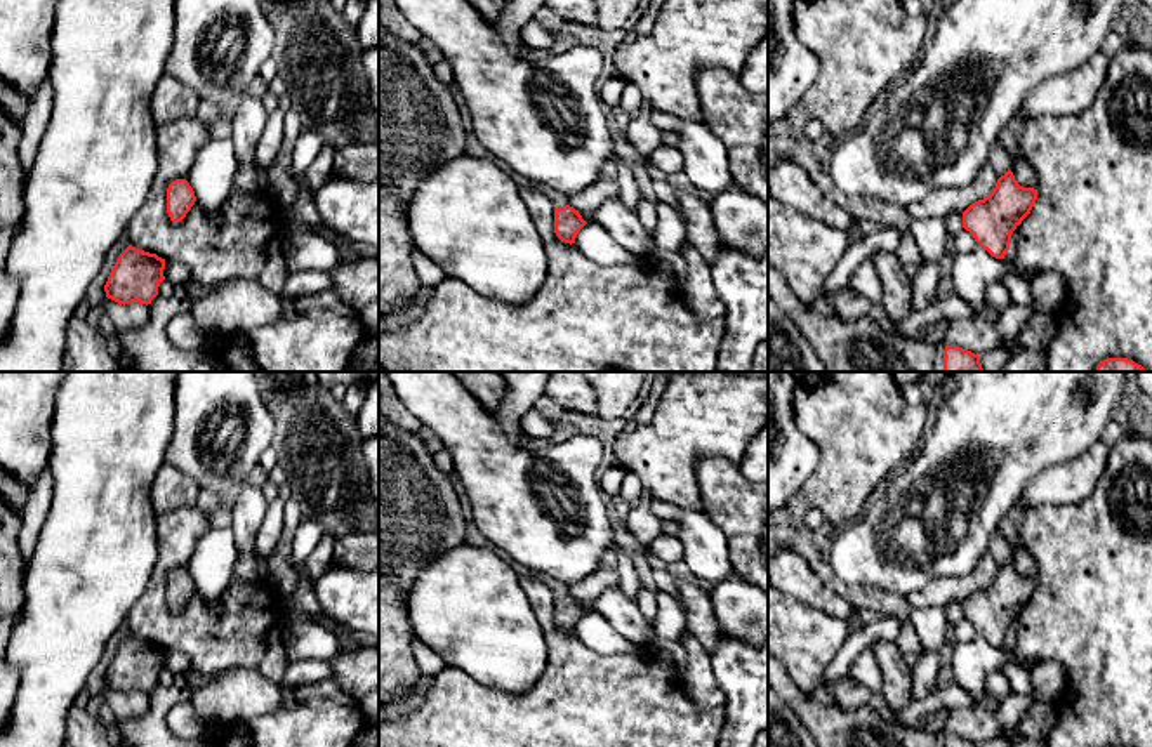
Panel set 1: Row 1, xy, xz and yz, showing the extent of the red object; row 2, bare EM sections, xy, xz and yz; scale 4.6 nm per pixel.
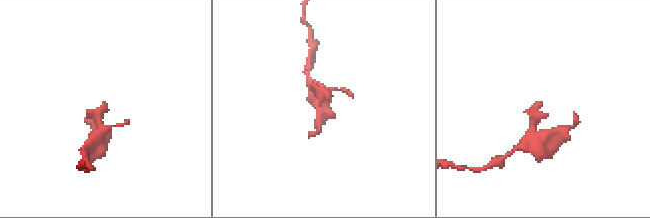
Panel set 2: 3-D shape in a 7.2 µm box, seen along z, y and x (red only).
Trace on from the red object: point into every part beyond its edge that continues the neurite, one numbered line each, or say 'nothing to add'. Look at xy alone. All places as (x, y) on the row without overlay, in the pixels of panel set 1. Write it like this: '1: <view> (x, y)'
nothing to add

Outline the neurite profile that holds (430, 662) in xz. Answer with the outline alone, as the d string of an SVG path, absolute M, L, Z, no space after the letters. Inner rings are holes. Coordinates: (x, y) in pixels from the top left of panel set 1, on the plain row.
M417 638L412 643L412 653L415 657L420 674L434 678L447 667L443 658Z

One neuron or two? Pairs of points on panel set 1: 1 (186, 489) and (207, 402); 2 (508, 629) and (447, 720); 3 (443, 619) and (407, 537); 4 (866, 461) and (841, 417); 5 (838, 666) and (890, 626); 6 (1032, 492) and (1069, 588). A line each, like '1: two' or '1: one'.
1: two
2: two
3: two
4: one
5: one
6: two

